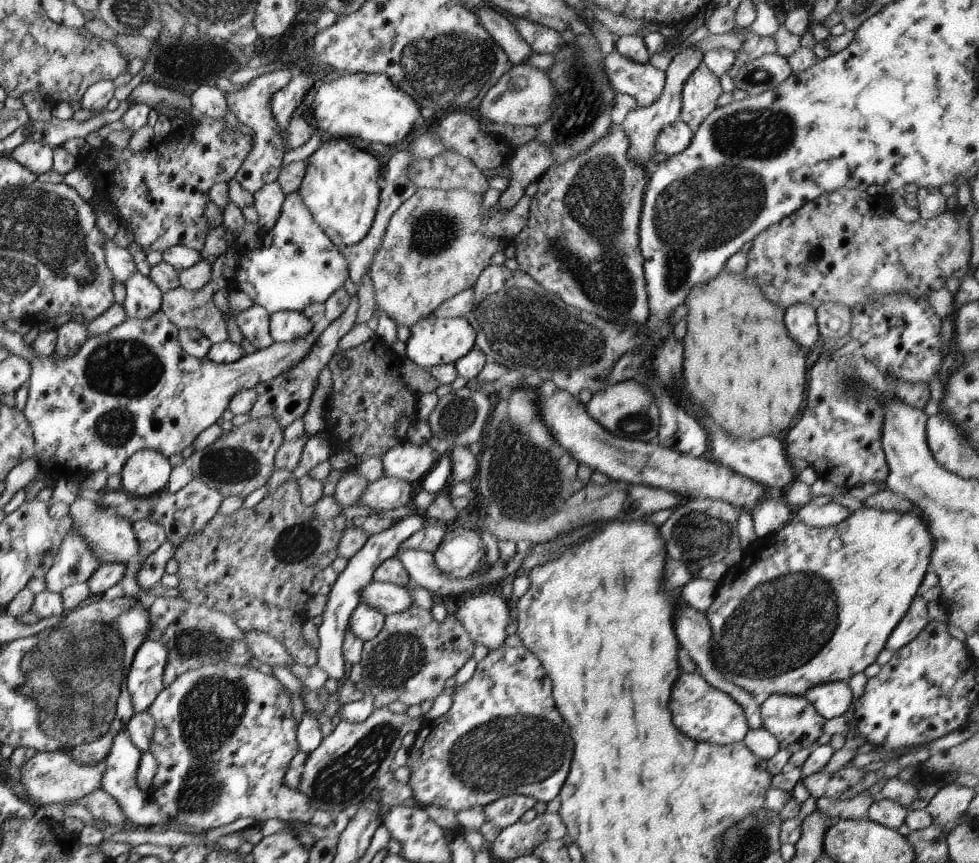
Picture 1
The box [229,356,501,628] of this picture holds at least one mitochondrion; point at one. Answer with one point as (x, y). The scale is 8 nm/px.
(296, 542)

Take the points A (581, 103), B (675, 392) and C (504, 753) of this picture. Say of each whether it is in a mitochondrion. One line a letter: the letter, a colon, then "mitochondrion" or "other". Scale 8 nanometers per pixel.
A: mitochondrion
B: other
C: mitochondrion

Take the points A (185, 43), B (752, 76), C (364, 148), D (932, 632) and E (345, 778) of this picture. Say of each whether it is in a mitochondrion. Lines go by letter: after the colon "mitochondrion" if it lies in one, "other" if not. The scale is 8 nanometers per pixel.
A: mitochondrion
B: mitochondrion
C: other
D: other
E: mitochondrion

